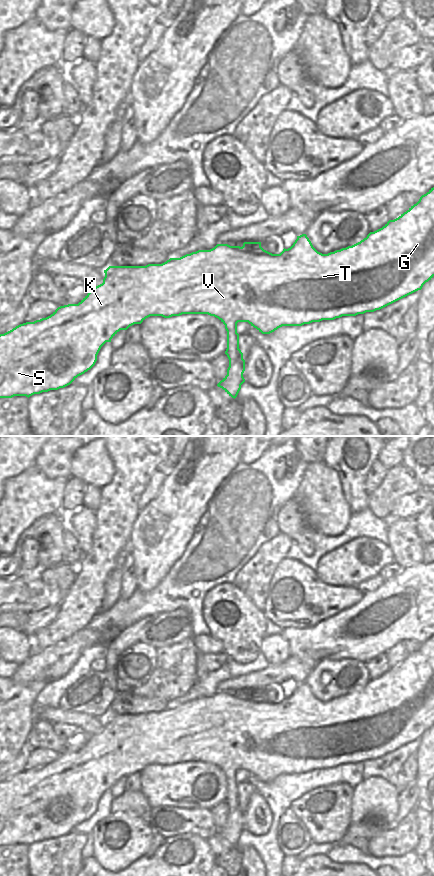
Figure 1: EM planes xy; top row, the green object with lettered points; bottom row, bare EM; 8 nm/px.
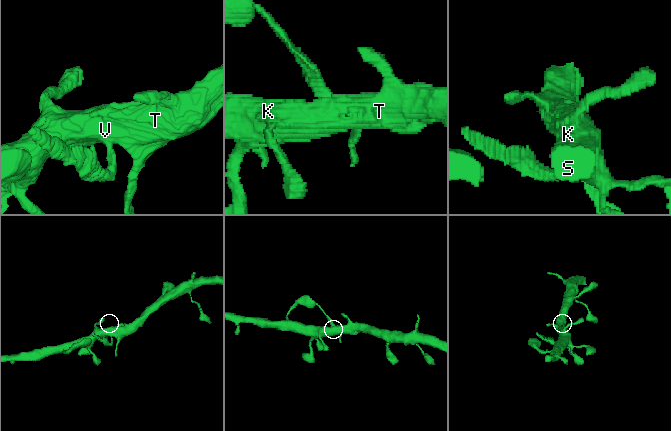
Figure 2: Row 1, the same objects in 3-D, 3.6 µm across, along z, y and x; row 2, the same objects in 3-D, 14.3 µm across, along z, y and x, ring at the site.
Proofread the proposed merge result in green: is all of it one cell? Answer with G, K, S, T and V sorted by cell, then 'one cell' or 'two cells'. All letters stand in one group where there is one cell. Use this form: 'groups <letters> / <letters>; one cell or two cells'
groups G K S T V; one cell

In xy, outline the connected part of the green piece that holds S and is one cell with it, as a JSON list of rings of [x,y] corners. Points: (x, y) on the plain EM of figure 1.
[[[434,635],[426,642],[422,643],[416,652],[411,654],[398,666],[389,668],[382,676],[370,680],[367,685],[360,690],[328,702],[318,700],[313,695],[307,683],[302,682],[297,684],[297,687],[290,696],[284,696],[280,702],[272,702],[264,698],[261,695],[261,690],[244,690],[242,695],[230,694],[228,692],[217,692],[210,698],[198,698],[180,706],[170,706],[162,712],[148,712],[146,714],[109,714],[104,718],[104,721],[105,725],[103,731],[94,736],[89,736],[89,741],[78,752],[60,754],[46,766],[20,772],[12,778],[0,782],[0,846],[12,846],[14,844],[26,844],[29,846],[34,842],[40,842],[50,838],[58,838],[70,833],[78,824],[84,822],[95,813],[97,803],[106,790],[111,790],[111,787],[120,778],[127,778],[134,772],[141,772],[150,764],[170,766],[182,762],[208,762],[218,766],[225,773],[227,779],[227,797],[225,802],[229,807],[229,815],[227,817],[227,823],[217,832],[217,834],[222,836],[229,844],[235,847],[241,837],[241,833],[245,830],[243,825],[245,808],[243,807],[243,801],[239,797],[239,782],[237,781],[238,770],[248,770],[262,782],[270,782],[282,774],[302,774],[304,772],[320,770],[322,768],[334,768],[342,764],[356,764],[366,760],[374,760],[421,738],[423,733],[433,726]]]

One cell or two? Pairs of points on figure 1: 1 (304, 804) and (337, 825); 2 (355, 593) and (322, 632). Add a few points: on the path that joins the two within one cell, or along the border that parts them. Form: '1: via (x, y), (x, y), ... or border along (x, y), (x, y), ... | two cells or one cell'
1: via (312, 807), (319, 813), (325, 813), (329, 817) | one cell
2: border along (359, 601), (322, 620), (318, 624) | two cells

